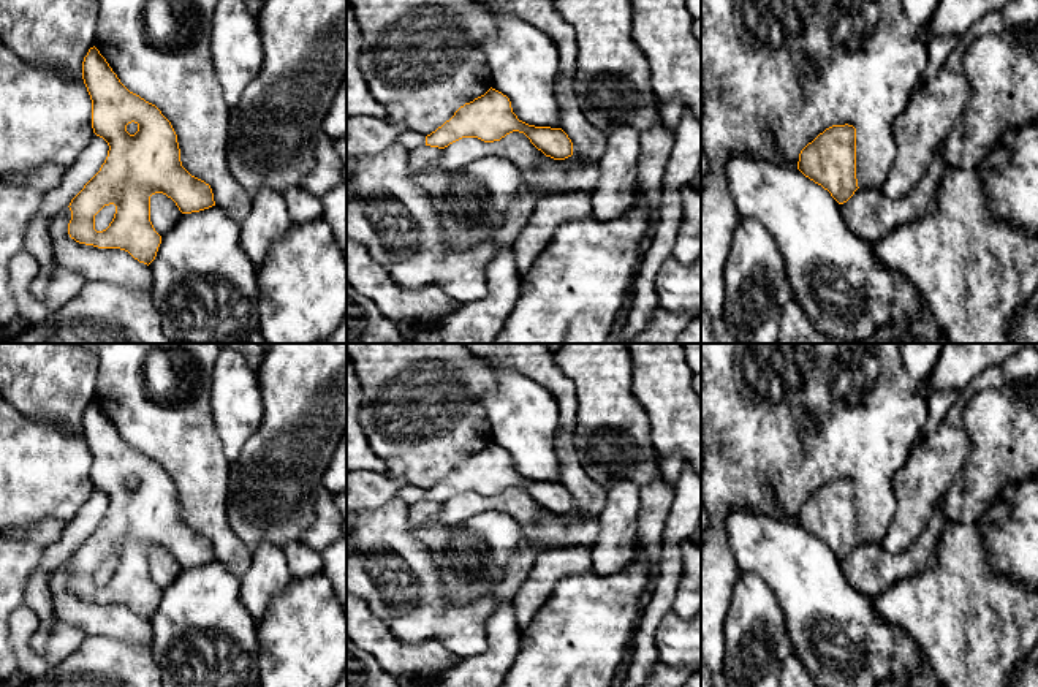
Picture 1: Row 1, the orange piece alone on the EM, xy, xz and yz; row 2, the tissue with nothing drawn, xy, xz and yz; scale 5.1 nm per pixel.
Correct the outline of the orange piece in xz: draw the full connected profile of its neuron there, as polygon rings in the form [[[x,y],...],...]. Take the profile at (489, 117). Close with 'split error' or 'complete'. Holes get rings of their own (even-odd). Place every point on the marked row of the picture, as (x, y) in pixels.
[[[492,87],[460,106],[449,120],[427,135],[426,146],[445,149],[462,138],[494,142],[513,131],[524,133],[538,150],[554,160],[573,155],[573,142],[562,128],[535,127],[519,120],[510,98]]]; complete

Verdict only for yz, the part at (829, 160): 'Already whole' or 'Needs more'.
Already whole

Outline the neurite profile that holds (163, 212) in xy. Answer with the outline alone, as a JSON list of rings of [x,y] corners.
[[[155,193],[150,196],[150,222],[160,236],[168,233],[180,215],[176,203],[166,195]]]

